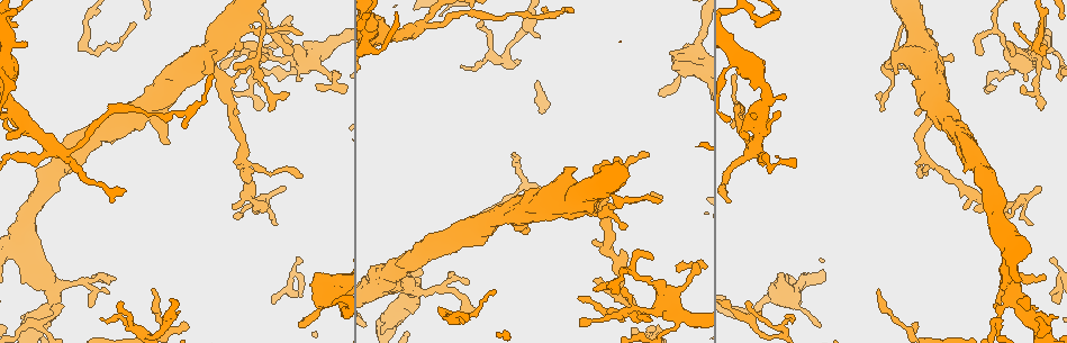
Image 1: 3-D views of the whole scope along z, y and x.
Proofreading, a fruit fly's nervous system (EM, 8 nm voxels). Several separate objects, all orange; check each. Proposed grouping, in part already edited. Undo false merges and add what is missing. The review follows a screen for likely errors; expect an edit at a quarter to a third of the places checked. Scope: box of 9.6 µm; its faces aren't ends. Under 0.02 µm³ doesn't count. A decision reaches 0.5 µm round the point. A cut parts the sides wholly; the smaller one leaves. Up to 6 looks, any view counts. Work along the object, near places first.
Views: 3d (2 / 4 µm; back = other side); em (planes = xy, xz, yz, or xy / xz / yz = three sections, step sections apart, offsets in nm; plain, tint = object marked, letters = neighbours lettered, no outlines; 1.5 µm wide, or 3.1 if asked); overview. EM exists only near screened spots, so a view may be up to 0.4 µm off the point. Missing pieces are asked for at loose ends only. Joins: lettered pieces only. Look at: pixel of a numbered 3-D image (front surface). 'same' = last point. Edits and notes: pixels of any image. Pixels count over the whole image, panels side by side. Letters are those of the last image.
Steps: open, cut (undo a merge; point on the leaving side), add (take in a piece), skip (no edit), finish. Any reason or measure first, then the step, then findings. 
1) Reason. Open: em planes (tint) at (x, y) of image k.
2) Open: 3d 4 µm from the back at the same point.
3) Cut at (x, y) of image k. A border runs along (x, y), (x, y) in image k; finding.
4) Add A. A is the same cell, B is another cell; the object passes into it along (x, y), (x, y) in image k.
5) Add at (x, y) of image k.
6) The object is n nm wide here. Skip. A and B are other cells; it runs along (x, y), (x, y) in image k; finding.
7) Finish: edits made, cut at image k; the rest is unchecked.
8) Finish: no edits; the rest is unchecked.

Tapers out. Open: em planes (plain) at (299, 325) of image 1.

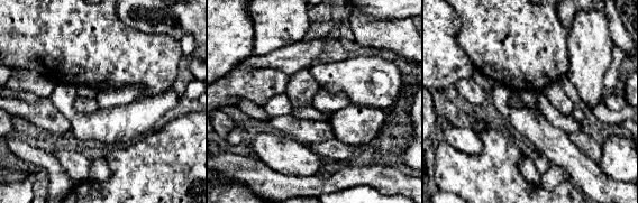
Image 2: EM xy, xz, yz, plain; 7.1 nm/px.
Open: em planes (letters) at the same point.

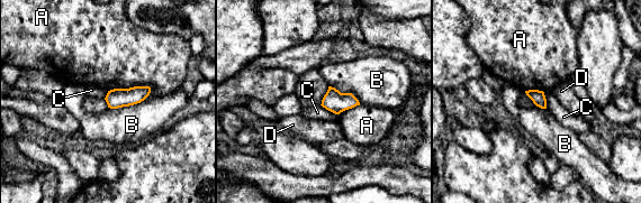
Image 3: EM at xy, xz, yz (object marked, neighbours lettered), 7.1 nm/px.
The object is 100 nm wide here. Skip. A, B, C and D are other cells; a border runs along (321, 104), (337, 114) in image 3; no lettered piece goes on from it.

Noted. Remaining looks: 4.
Thin end. Open: 3d 4 µm at (789, 320) of image 1.

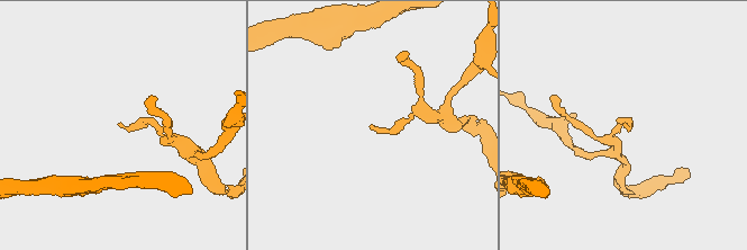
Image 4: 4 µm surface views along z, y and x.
Open: em planes (tint) at (371, 127) of image 4.

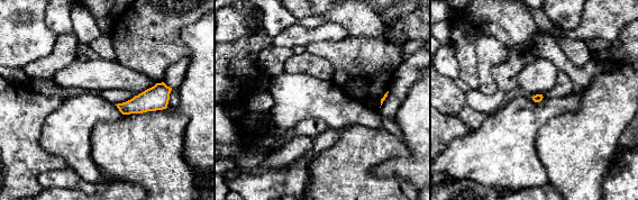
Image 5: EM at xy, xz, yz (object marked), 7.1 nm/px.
What lies round it. Open: em planes (letters) at the same point.

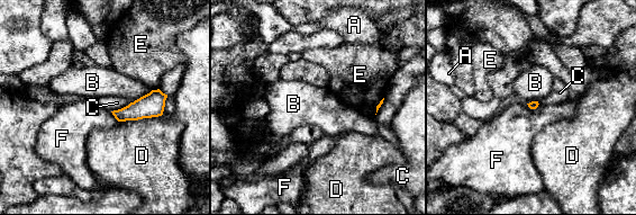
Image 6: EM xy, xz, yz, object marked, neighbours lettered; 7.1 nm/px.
Skip. A, B, C, D, E and F are other cells; no lettered piece goes on from it.

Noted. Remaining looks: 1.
Finish: no edits; the rest is unchecked.

